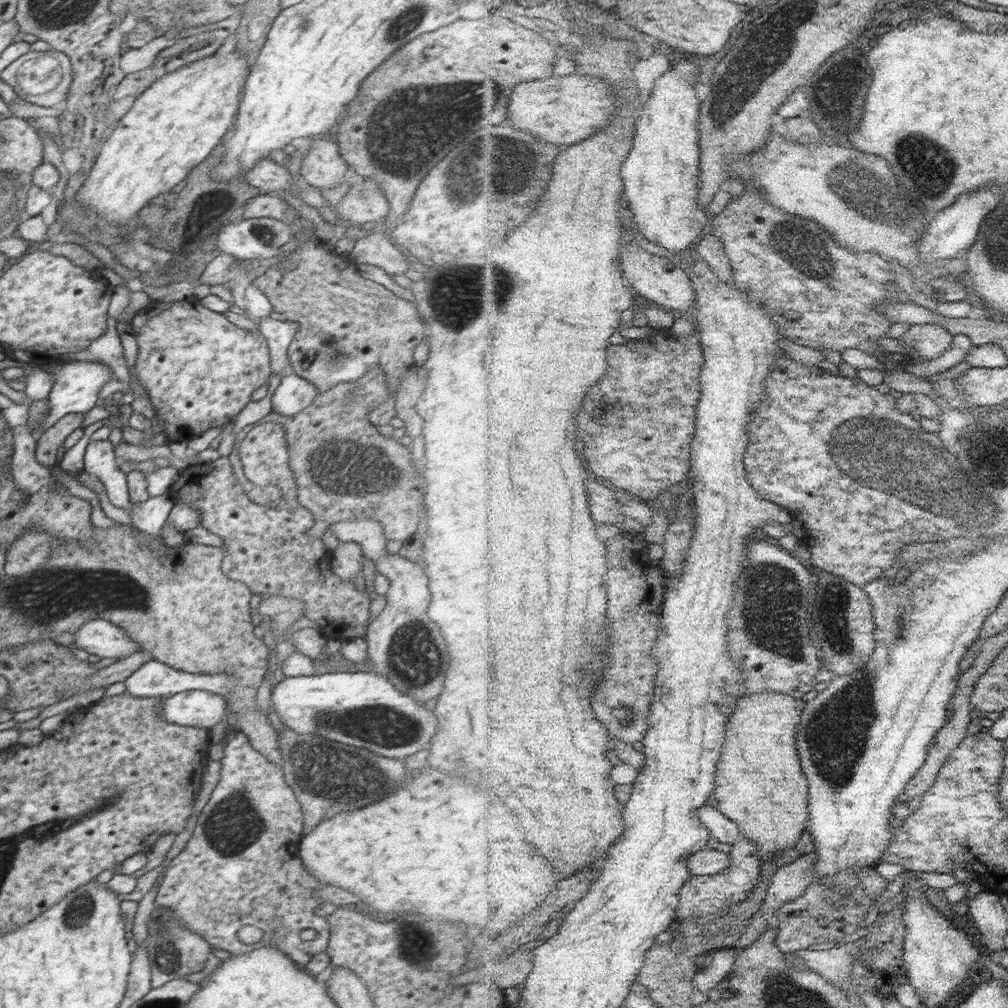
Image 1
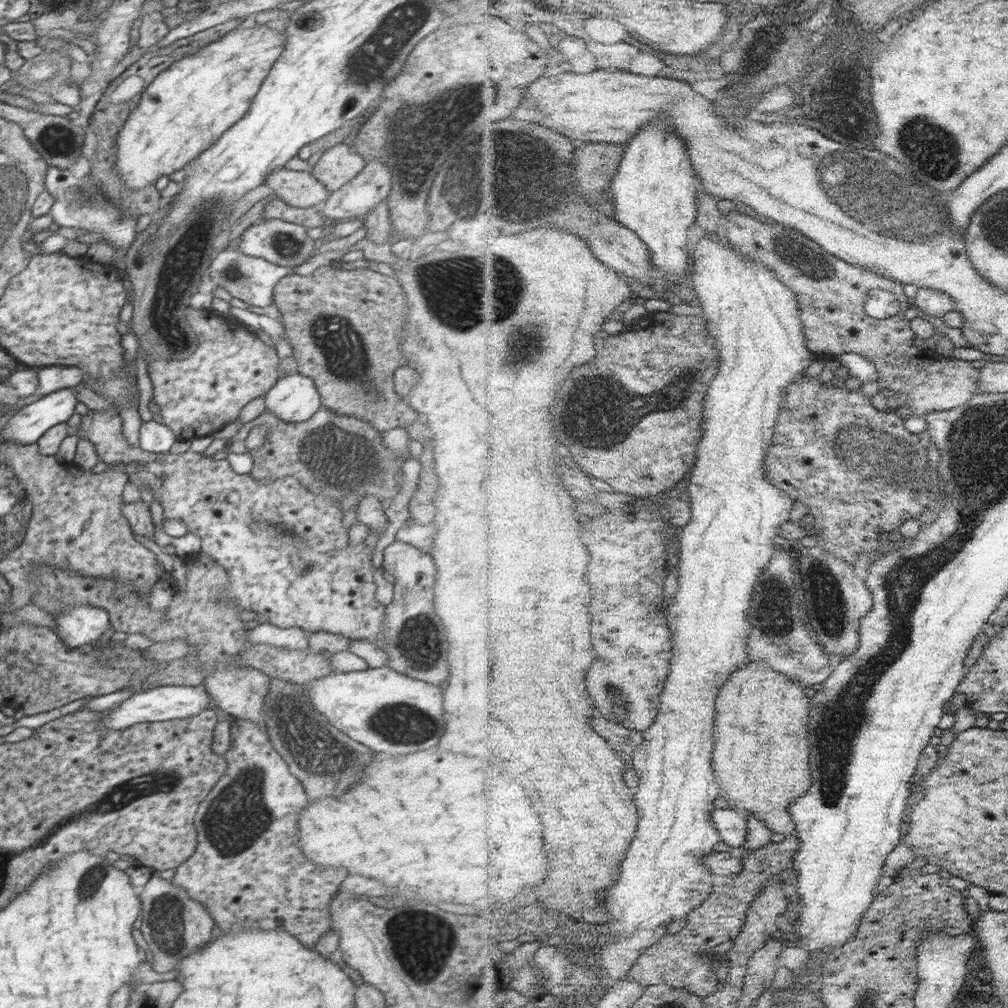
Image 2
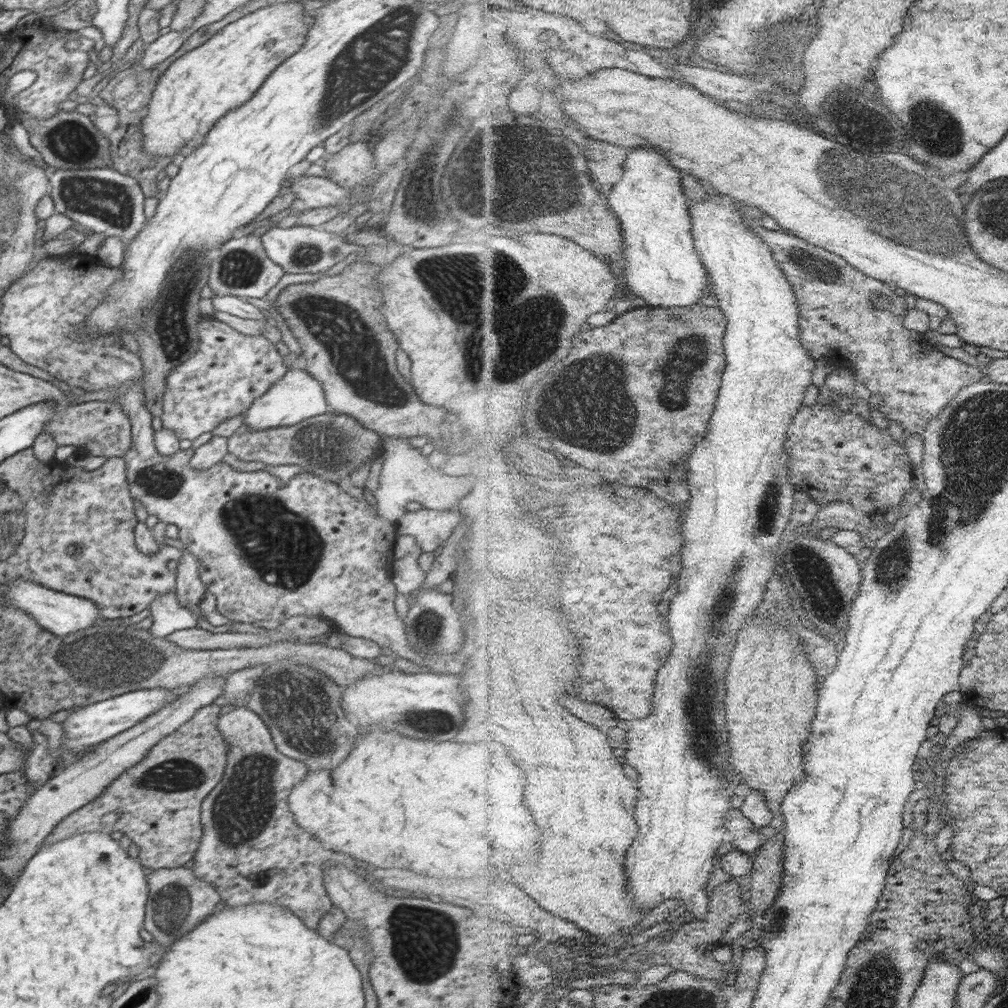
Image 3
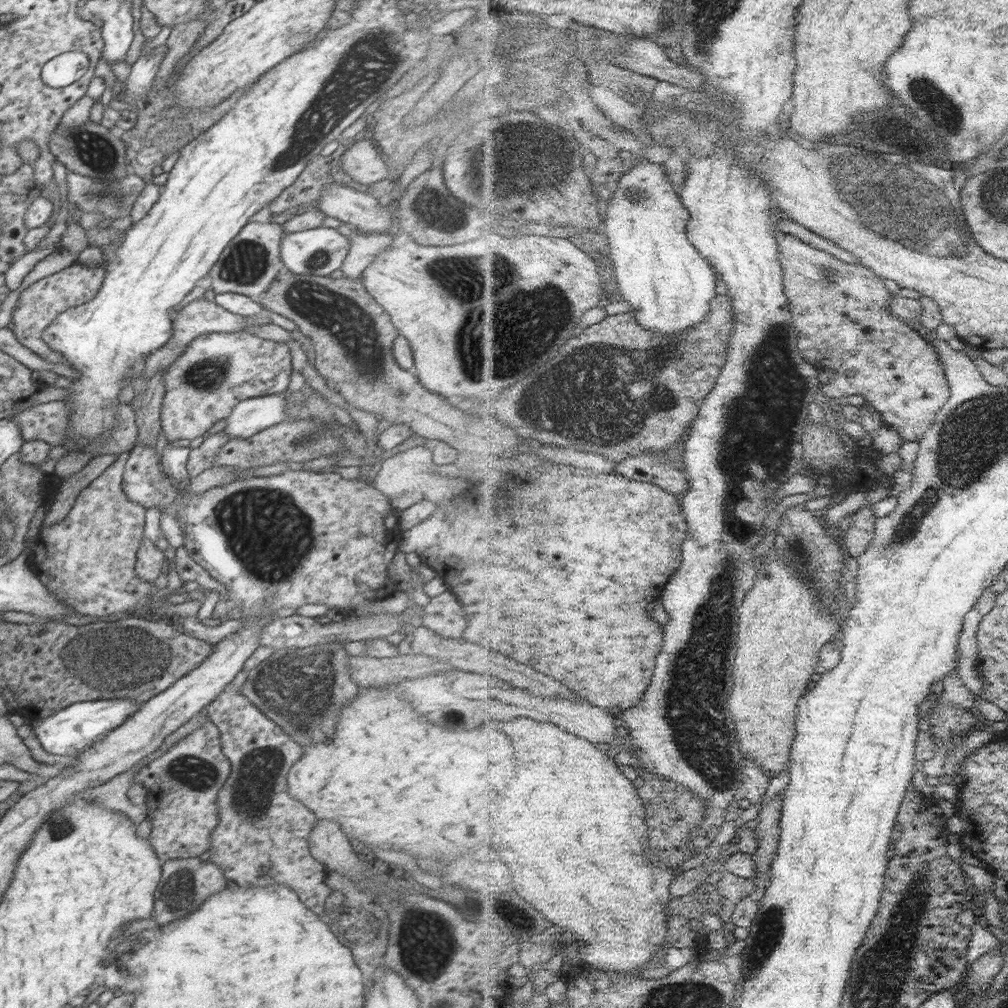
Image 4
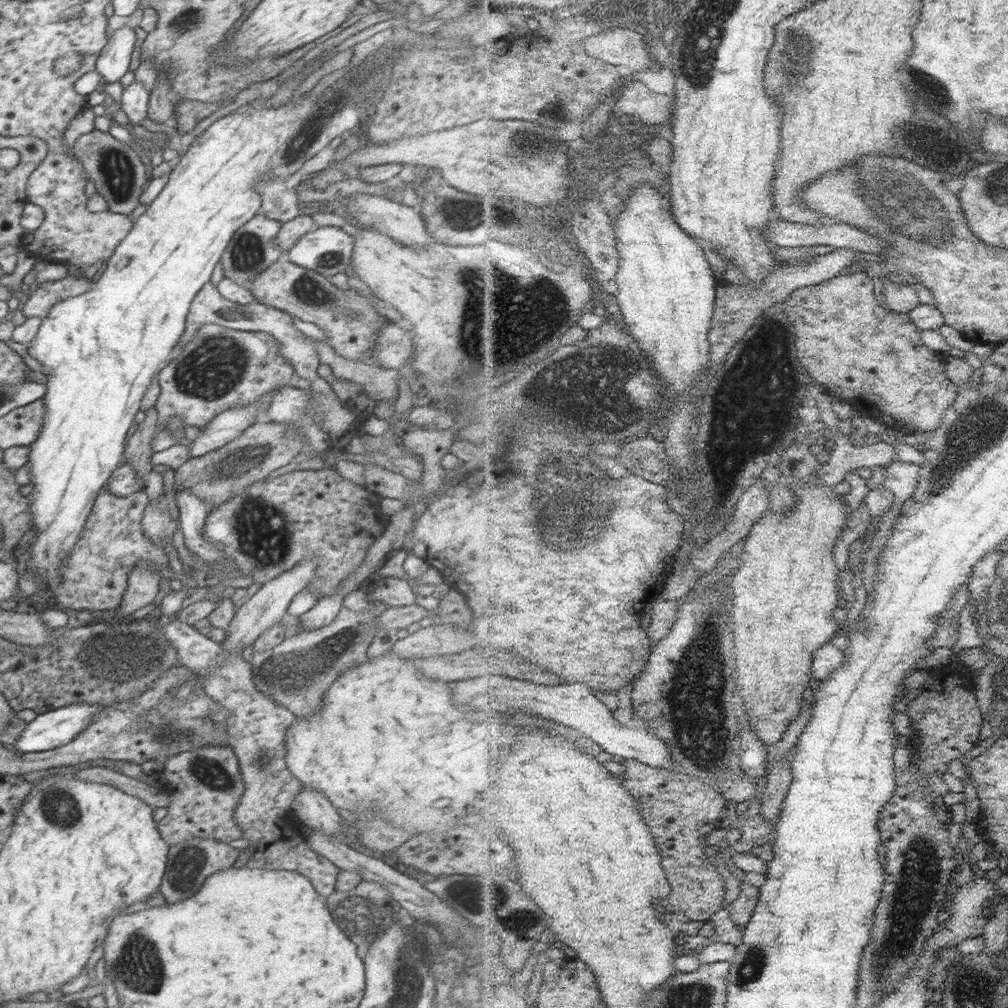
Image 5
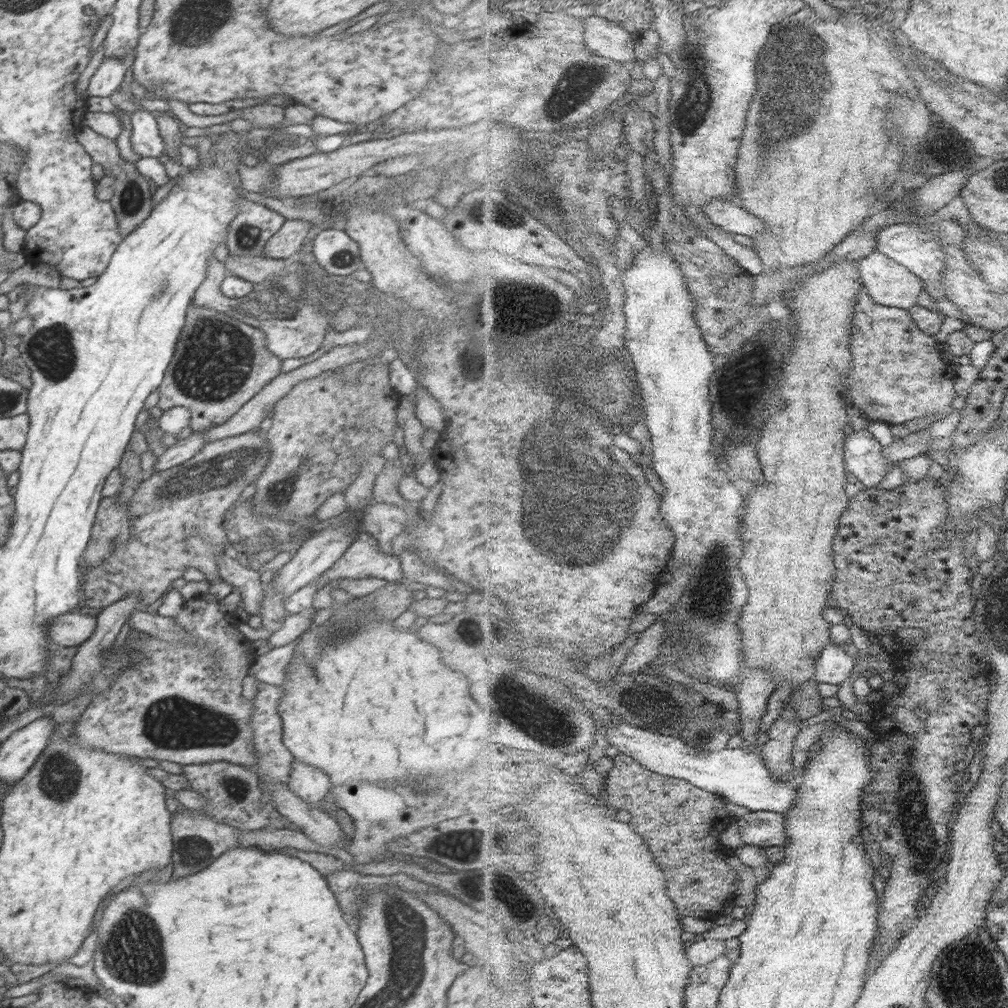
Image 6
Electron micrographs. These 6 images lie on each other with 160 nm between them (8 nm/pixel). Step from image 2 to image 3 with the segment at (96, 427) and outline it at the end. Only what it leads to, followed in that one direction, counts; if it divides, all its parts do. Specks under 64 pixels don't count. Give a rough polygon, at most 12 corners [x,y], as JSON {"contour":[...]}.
{"contour":[[115,401],[59,409],[45,424],[58,446],[124,458],[131,422]]}

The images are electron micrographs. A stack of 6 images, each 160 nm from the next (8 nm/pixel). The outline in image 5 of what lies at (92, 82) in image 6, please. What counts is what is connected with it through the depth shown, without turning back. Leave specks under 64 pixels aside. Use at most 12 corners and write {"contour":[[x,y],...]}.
{"contour":[[136,33],[110,35],[95,67],[103,84],[128,71]]}

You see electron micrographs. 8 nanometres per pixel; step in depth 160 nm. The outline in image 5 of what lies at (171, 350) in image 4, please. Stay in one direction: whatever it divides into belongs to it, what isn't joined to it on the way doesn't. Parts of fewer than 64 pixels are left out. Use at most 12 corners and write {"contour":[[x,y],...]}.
{"contour":[[209,281],[193,298],[184,348],[207,324],[270,333],[301,378],[324,356],[283,310],[223,298]]}

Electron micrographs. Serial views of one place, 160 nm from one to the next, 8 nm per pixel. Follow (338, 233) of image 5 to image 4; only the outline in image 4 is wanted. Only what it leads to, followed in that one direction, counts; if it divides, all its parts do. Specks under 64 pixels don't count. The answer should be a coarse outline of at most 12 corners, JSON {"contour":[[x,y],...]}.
{"contour":[[320,226],[285,232],[280,258],[290,273],[329,276],[350,240]]}

